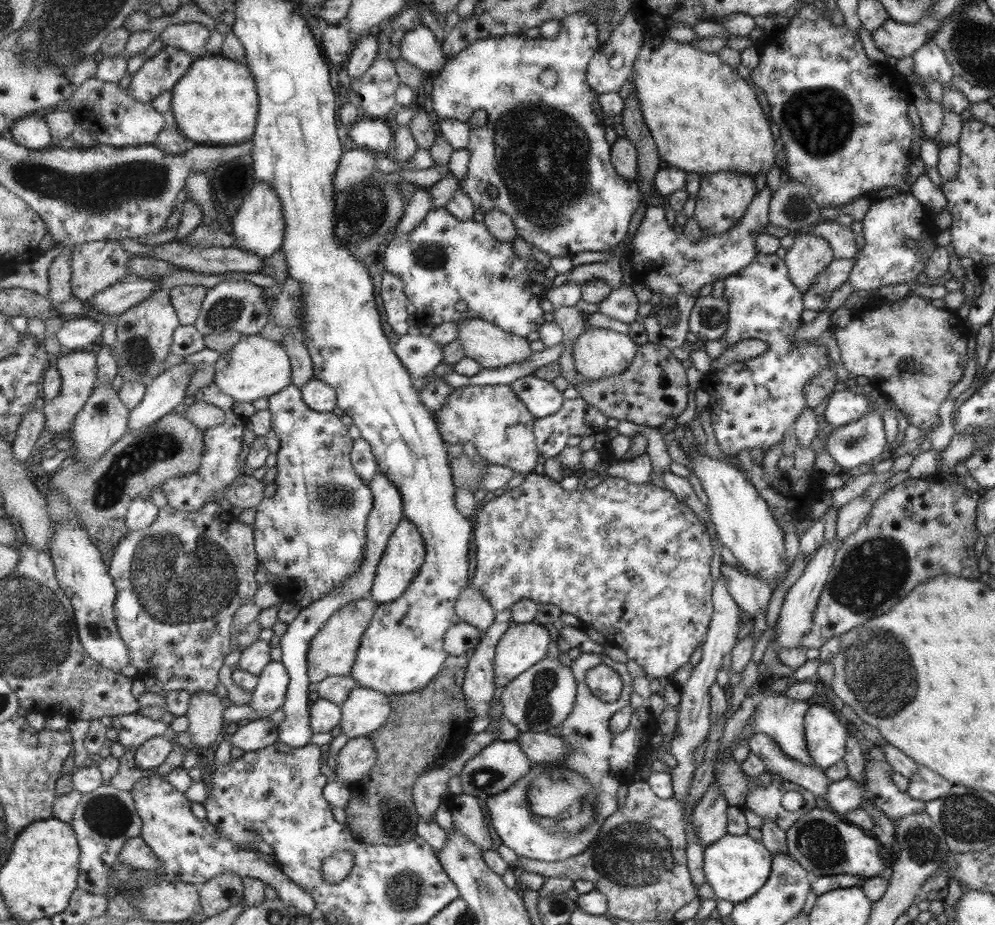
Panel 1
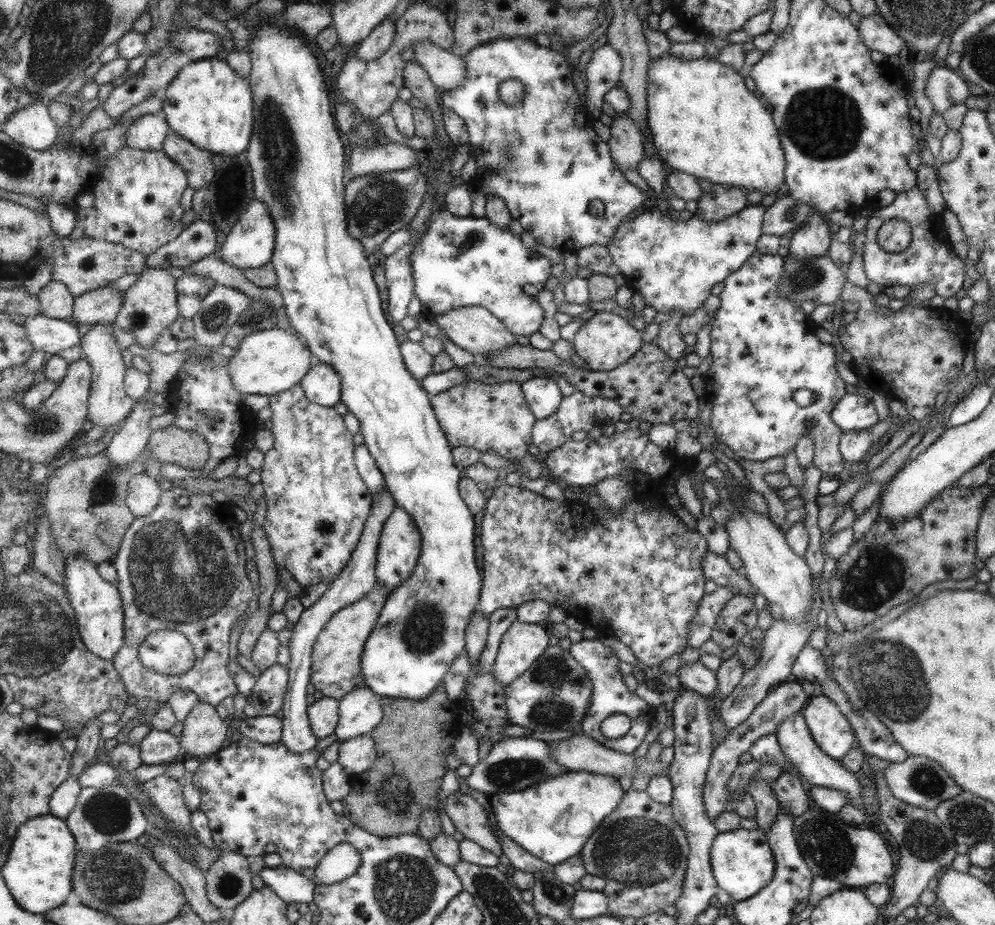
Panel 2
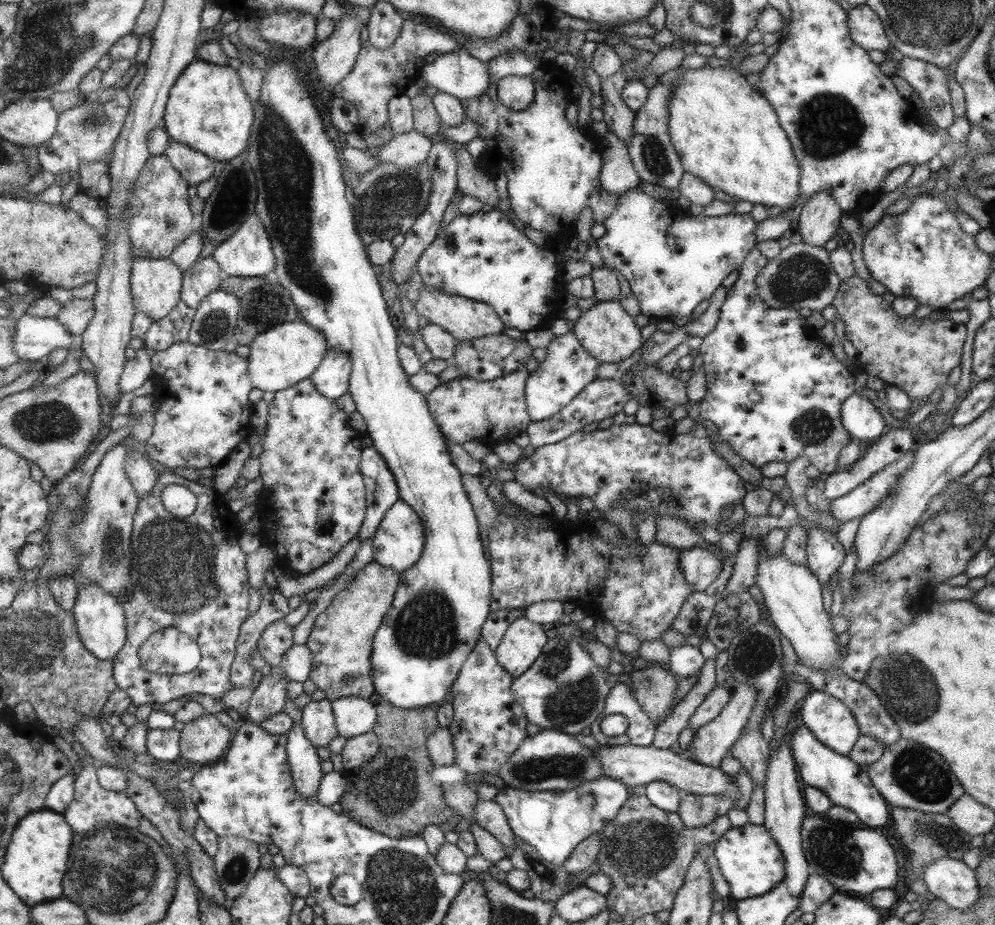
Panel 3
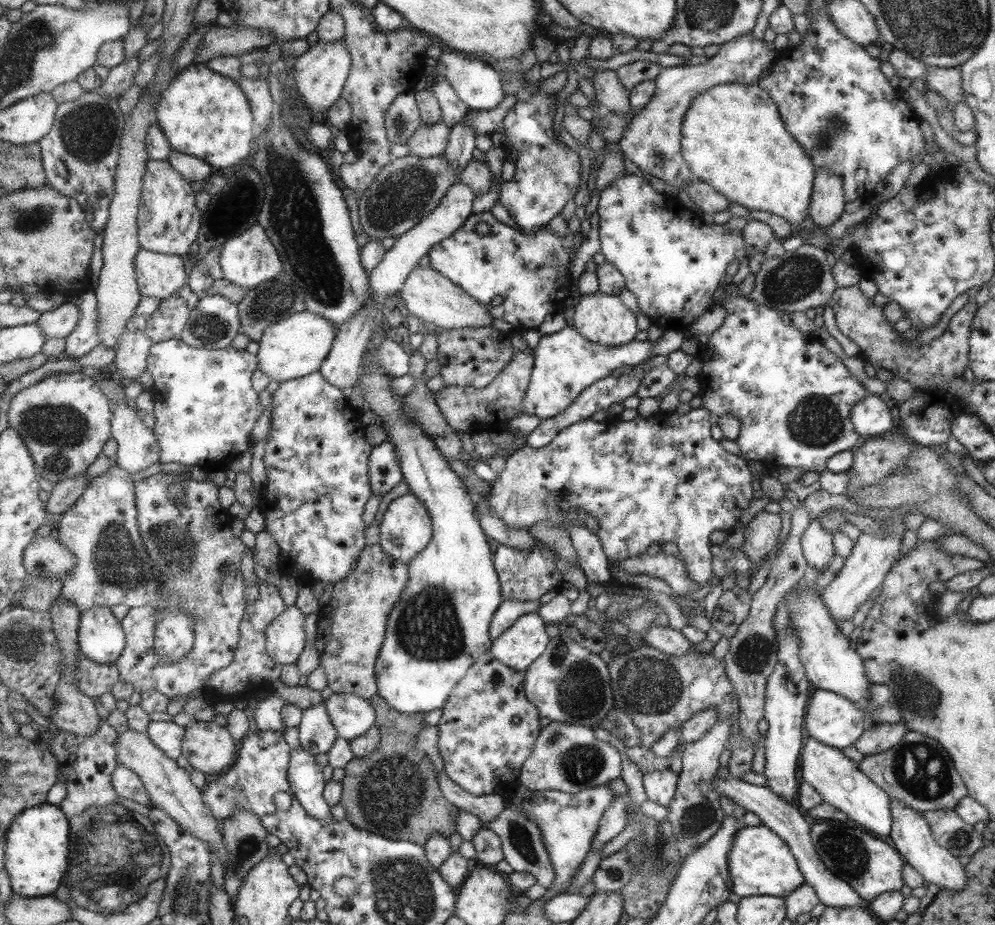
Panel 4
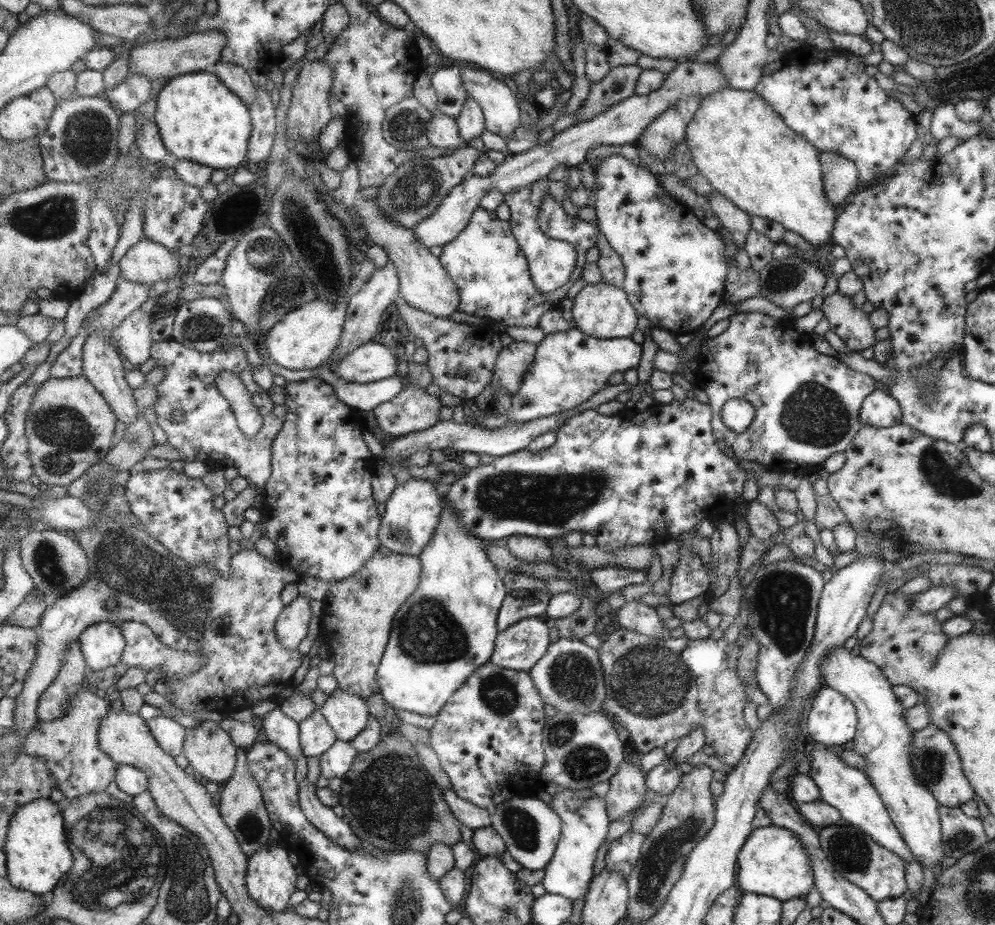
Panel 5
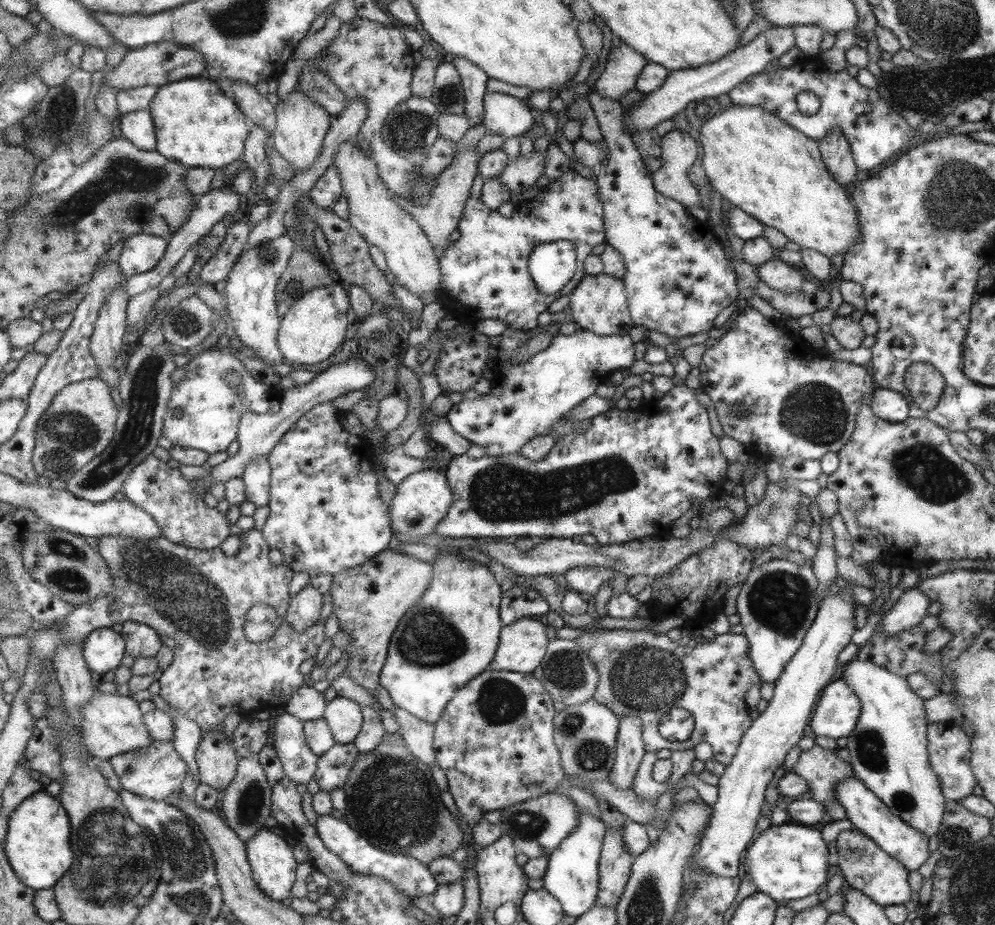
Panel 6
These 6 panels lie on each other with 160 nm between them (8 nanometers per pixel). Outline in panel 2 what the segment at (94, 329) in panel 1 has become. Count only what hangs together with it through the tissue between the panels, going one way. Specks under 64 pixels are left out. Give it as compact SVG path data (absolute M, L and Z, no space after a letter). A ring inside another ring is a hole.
M43 314L29 316L24 325L35 350L41 350L47 357L61 350L79 346L84 339L85 329L71 319L49 318Z

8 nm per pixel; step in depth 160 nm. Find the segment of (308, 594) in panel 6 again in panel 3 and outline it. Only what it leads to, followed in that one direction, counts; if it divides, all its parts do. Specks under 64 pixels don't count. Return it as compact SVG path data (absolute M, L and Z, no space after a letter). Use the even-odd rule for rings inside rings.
M284 619L278 620L268 626L262 634L262 638L259 639L257 647L260 653L275 668L279 668L279 664L285 659L286 652L295 646L293 643L293 627L289 626Z

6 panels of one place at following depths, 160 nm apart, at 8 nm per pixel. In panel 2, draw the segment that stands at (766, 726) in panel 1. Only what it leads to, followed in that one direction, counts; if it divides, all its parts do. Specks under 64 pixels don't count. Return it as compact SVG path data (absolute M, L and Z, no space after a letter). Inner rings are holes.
M801 710L787 715L781 723L778 724L776 731L779 748L781 752L789 759L789 762L799 772L806 786L817 785L823 788L830 788L844 792L853 806L862 810L862 800L860 799L860 786L855 773L849 772L841 761L829 757L814 742L810 731L807 728L805 717Z

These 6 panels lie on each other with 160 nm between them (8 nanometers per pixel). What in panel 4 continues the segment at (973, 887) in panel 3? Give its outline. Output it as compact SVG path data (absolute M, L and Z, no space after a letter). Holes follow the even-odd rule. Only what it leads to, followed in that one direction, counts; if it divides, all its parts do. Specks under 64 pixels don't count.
M891 800L890 812L893 814L893 826L890 828L889 838L894 847L902 853L909 867L915 869L929 885L935 884L943 891L961 891L967 883L966 869L948 849L935 844L929 824L926 823L925 816L922 816L923 812L902 804L899 800Z

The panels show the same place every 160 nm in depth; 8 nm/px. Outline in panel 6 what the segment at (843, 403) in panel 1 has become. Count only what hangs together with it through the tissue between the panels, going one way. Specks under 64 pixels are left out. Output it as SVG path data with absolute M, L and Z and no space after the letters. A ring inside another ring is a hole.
M875 388L875 394L870 404L871 413L883 421L904 423L909 419L909 404L902 394L894 389Z

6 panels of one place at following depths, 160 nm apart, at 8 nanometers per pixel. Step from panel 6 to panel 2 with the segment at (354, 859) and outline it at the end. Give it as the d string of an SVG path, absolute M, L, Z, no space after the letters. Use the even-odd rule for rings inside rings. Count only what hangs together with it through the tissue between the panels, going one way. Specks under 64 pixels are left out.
M385 489L374 495L373 510L366 524L366 530L362 536L359 546L355 549L354 555L350 563L343 569L330 584L330 587L322 594L322 596L310 607L303 610L297 621L290 641L288 642L291 651L291 664L288 664L290 673L290 681L285 702L282 708L282 721L284 722L284 731L282 734L282 742L285 743L294 753L303 754L309 752L317 746L319 737L314 733L314 729L310 723L309 707L311 705L311 694L309 688L312 684L313 675L313 659L314 644L318 642L318 636L322 634L327 623L343 608L351 604L358 603L359 600L369 595L378 583L378 554L381 536L385 524L389 518L393 516L393 512L398 507L394 496Z

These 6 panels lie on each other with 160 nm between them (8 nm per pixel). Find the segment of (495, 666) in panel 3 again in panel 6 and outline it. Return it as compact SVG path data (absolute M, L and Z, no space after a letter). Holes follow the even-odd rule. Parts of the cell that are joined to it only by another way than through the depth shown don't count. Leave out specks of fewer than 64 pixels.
M489 668L467 683L446 706L442 719L434 723L437 762L446 772L449 791L469 828L473 829L487 812L553 792L567 778L561 752L555 744L554 718L558 712L553 701L554 697L534 674Z

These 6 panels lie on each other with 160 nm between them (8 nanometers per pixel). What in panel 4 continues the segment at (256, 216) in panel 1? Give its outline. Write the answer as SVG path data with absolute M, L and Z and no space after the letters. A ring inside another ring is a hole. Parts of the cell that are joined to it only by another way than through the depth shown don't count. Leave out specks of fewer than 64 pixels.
M260 223L224 244L221 263L224 277L239 286L247 287L248 290L271 281L283 270L282 256L279 256L274 241L270 239Z

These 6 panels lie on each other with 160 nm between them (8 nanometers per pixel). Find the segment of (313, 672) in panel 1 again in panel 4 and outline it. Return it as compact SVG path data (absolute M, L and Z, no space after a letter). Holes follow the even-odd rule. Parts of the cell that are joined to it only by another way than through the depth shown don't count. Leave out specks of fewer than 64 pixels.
M380 543L367 546L359 557L356 568L333 585L329 602L319 610L316 647L320 654L320 666L325 669L328 687L333 692L356 694L371 700L378 694L376 666L386 639L388 620L410 582L410 565L389 556Z

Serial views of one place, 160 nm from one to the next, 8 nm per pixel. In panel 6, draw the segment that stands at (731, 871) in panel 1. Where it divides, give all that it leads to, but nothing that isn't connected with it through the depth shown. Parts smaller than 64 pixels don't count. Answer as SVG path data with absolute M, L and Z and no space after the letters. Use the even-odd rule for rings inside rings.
M783 823L770 825L755 837L744 856L744 873L755 885L756 892L769 896L775 903L781 904L813 894L827 874L827 848L819 838L817 830L807 825Z

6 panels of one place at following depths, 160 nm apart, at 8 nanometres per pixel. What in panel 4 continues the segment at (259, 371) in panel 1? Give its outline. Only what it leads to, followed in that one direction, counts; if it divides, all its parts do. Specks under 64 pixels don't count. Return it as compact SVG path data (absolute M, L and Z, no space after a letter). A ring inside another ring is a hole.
M307 311L298 312L265 329L265 334L258 342L258 366L273 382L279 383L279 386L288 380L303 378L320 371L333 348L337 330L325 316Z

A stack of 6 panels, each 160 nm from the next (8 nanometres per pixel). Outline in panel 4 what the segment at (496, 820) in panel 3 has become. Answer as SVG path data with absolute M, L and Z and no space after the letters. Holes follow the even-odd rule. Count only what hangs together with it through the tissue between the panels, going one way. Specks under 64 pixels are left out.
M445 771L438 772L443 794L462 810L478 816L485 824L495 820L505 809L506 801L499 793L475 796L459 786Z

